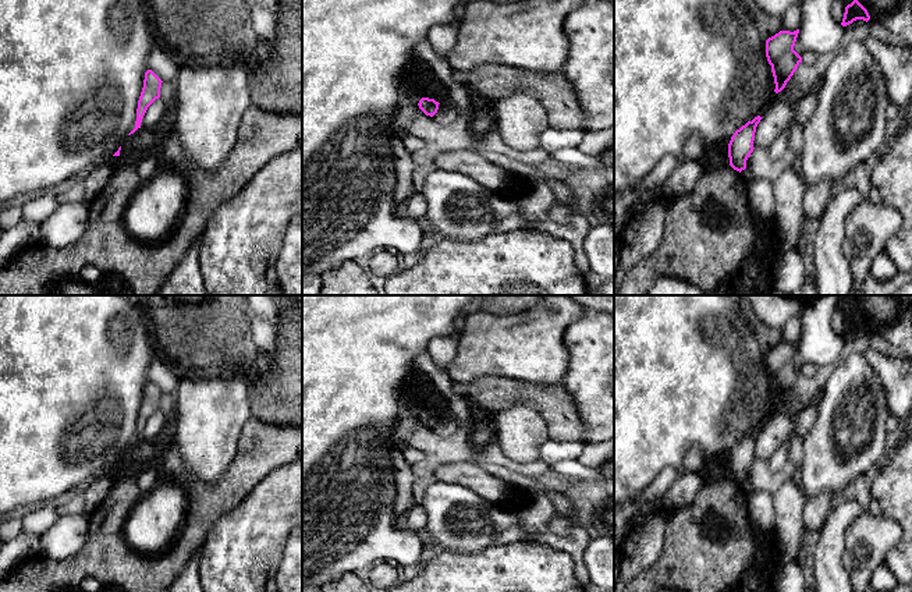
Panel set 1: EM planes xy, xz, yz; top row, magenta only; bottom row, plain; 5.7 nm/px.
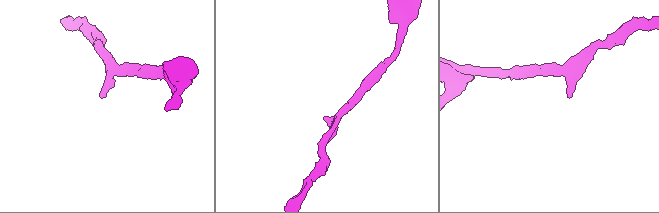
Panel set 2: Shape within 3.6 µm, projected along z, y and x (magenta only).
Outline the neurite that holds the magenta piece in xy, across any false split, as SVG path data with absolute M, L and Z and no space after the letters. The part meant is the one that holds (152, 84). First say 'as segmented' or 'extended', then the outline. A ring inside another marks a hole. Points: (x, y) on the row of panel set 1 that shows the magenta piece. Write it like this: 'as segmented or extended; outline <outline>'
as segmented; outline M152 70L145 72L143 88L138 100L135 128L128 135L141 128L148 107L160 98L162 82L163 81Z

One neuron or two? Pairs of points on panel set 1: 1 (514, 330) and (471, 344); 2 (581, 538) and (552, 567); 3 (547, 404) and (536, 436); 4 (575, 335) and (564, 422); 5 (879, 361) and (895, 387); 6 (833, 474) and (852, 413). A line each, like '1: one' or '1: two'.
1: one
2: two
3: two
4: two
5: one
6: one

